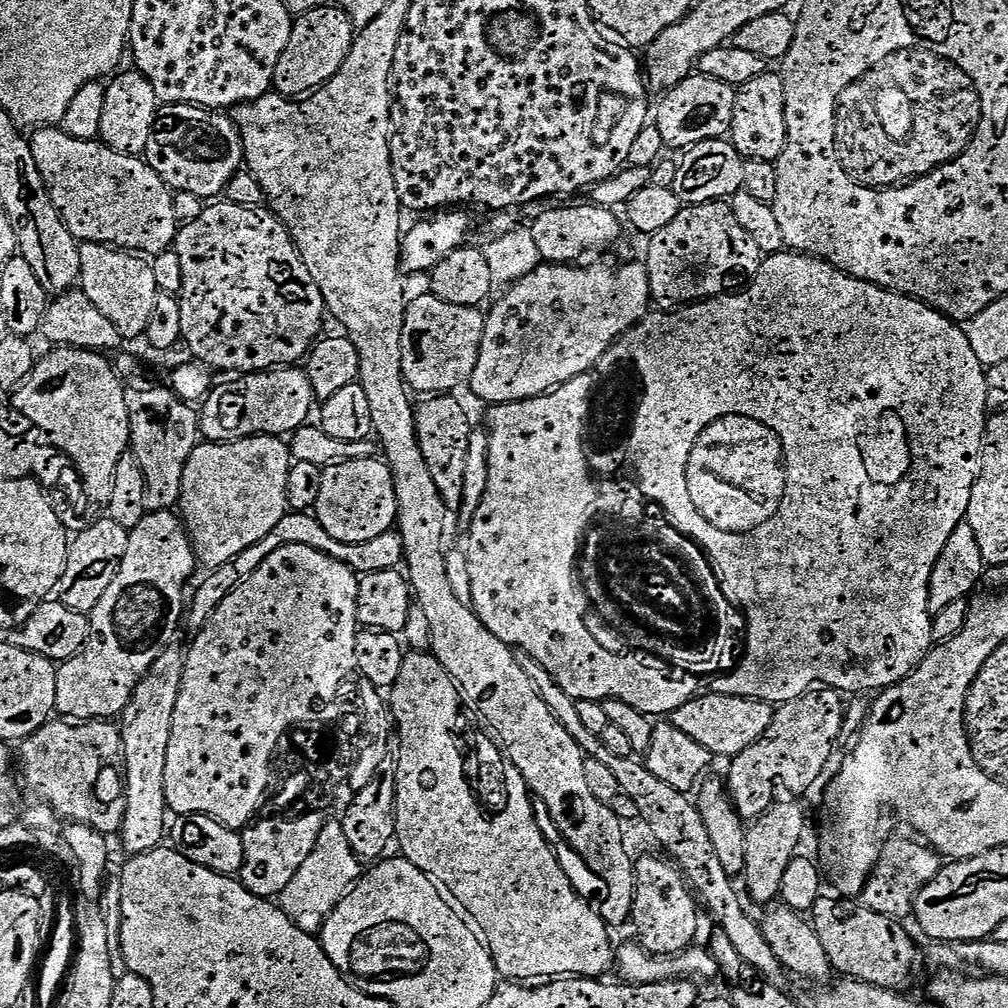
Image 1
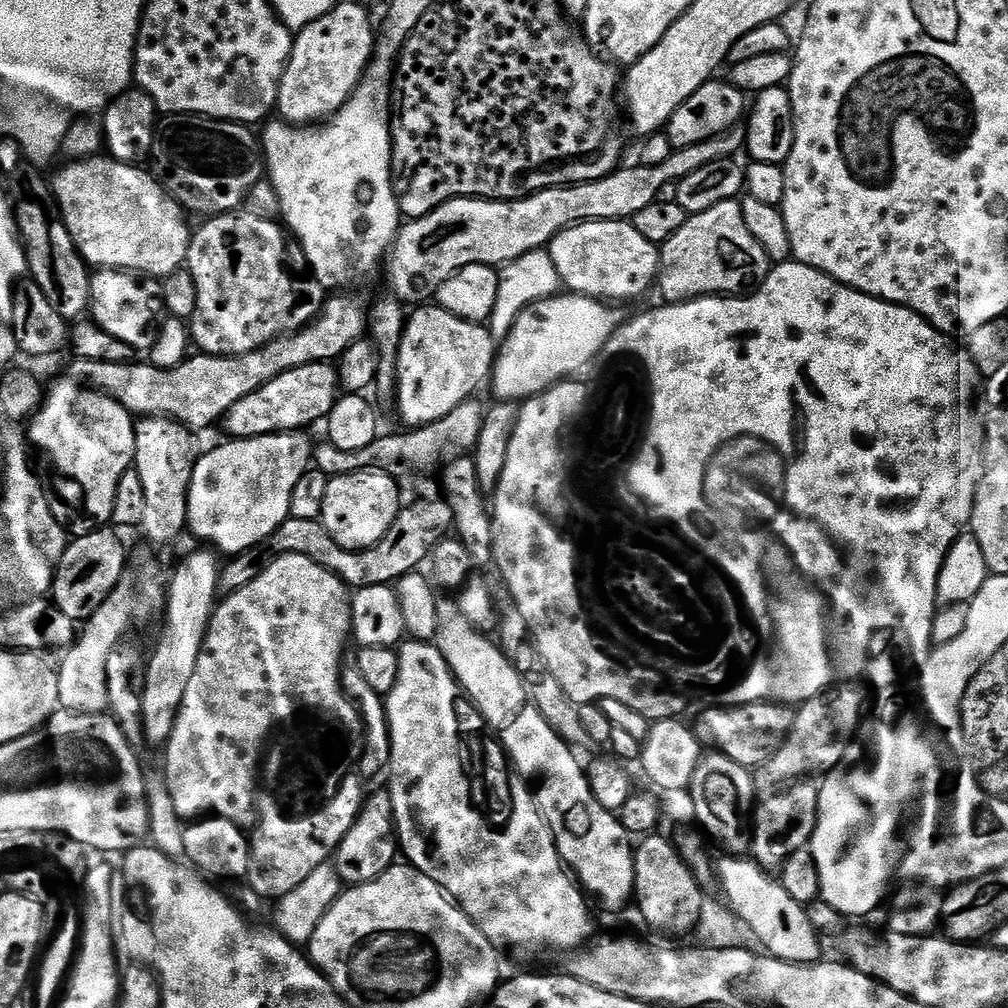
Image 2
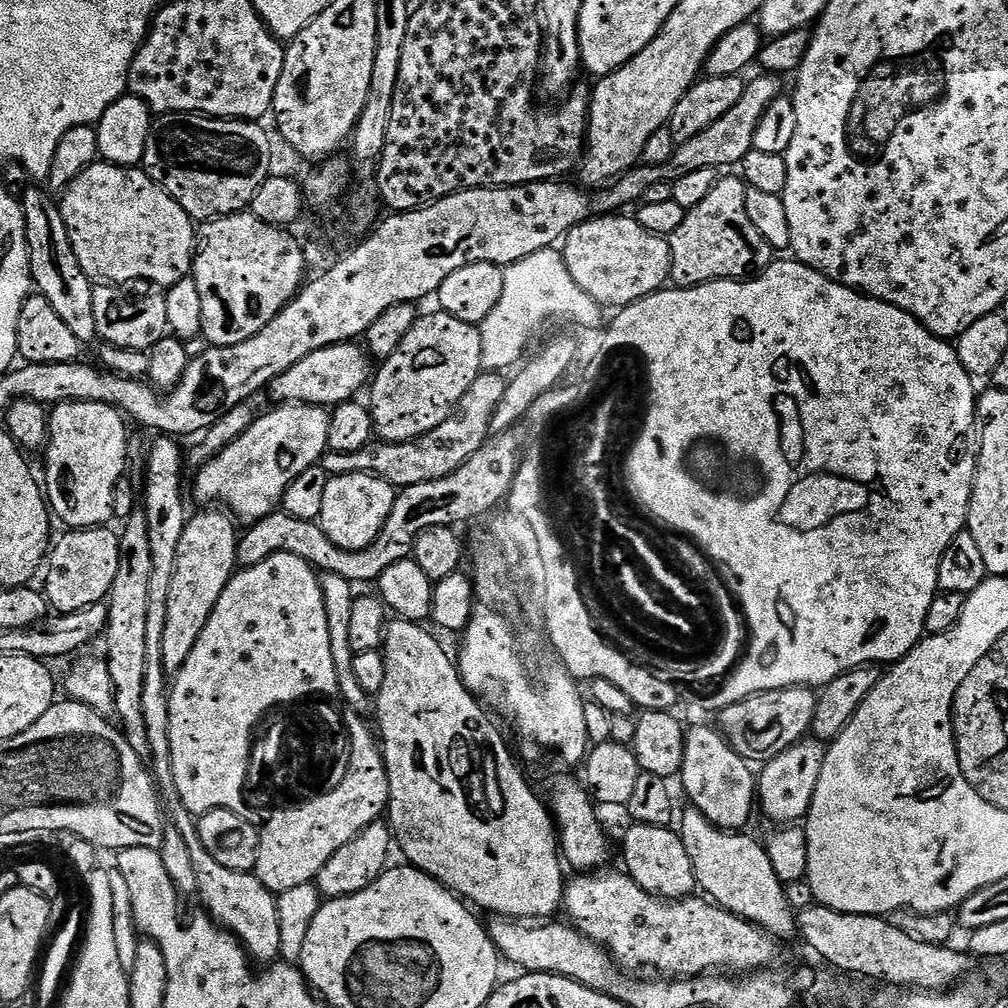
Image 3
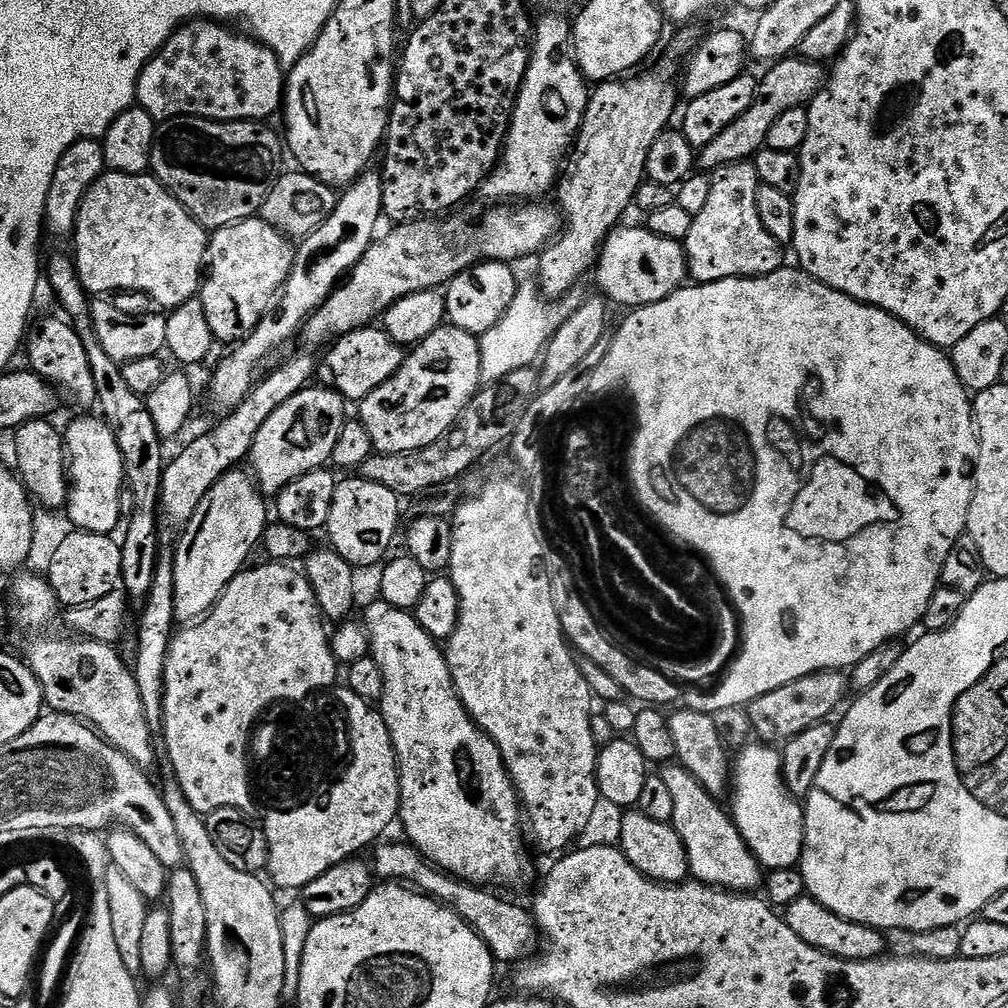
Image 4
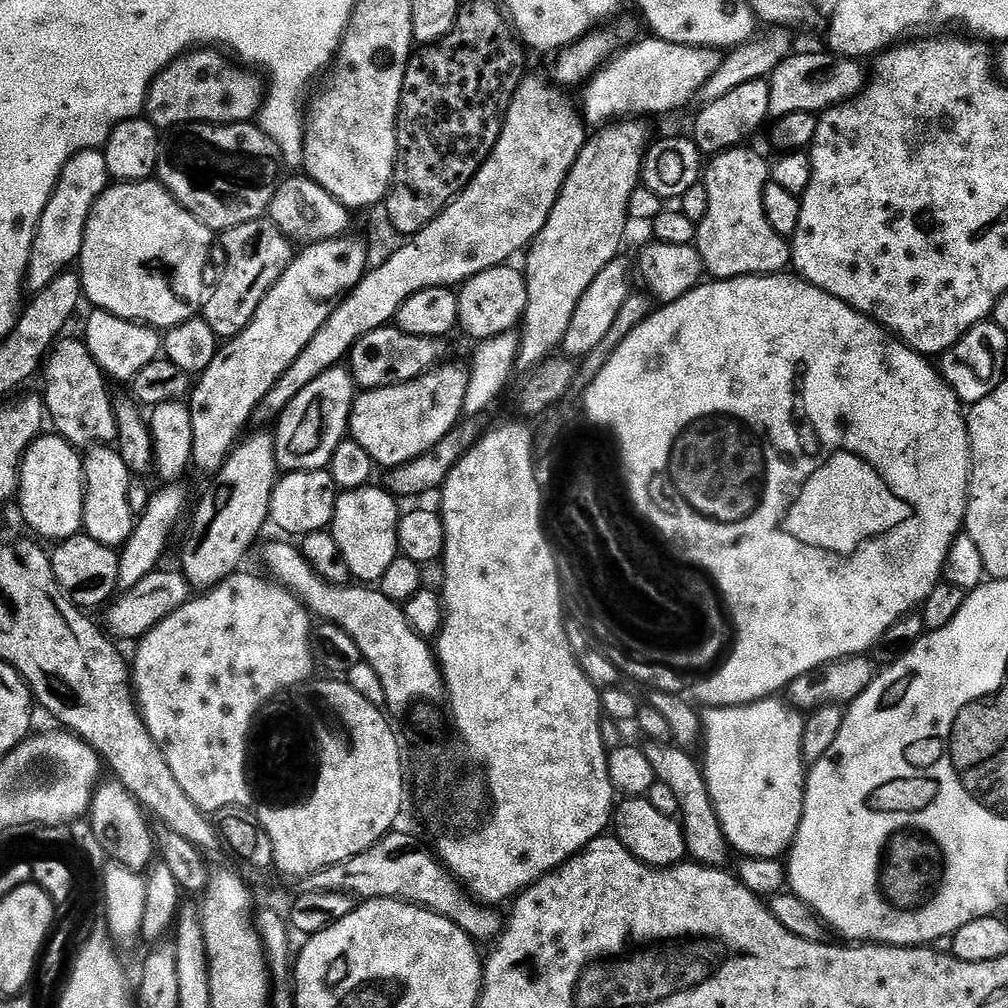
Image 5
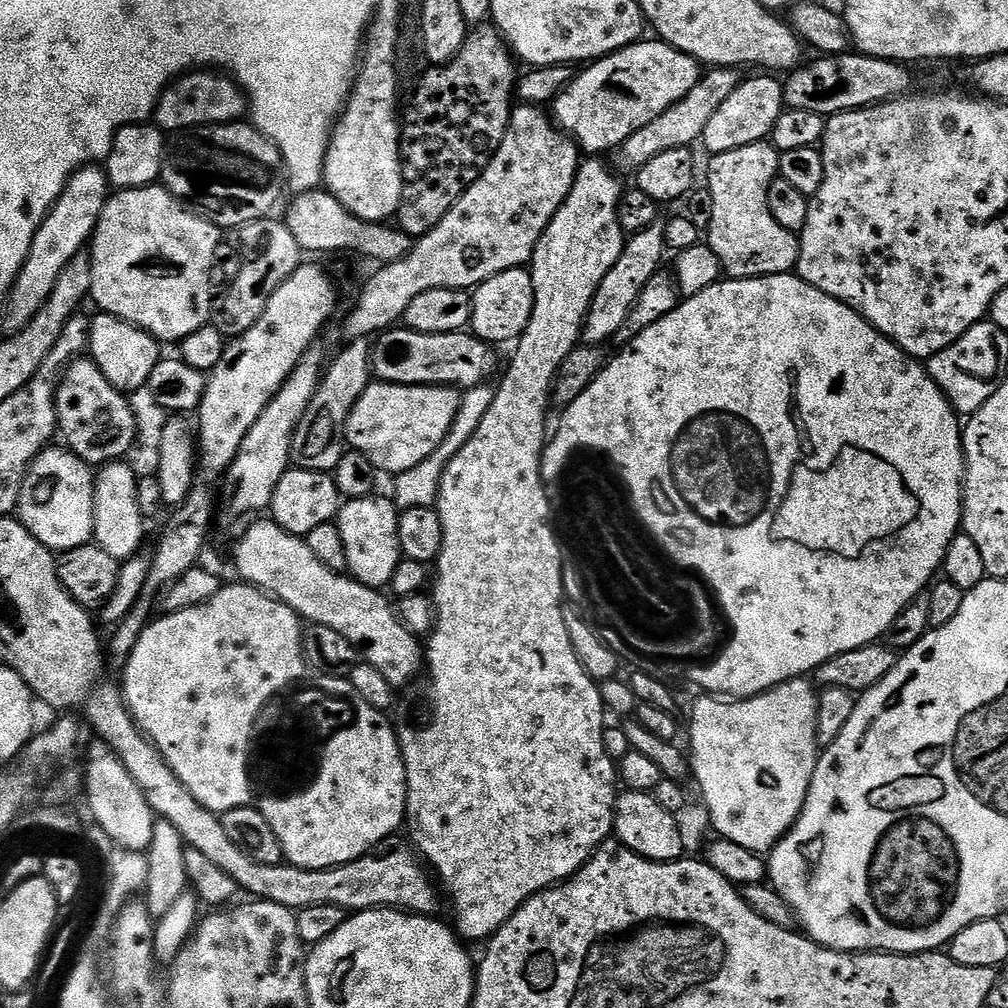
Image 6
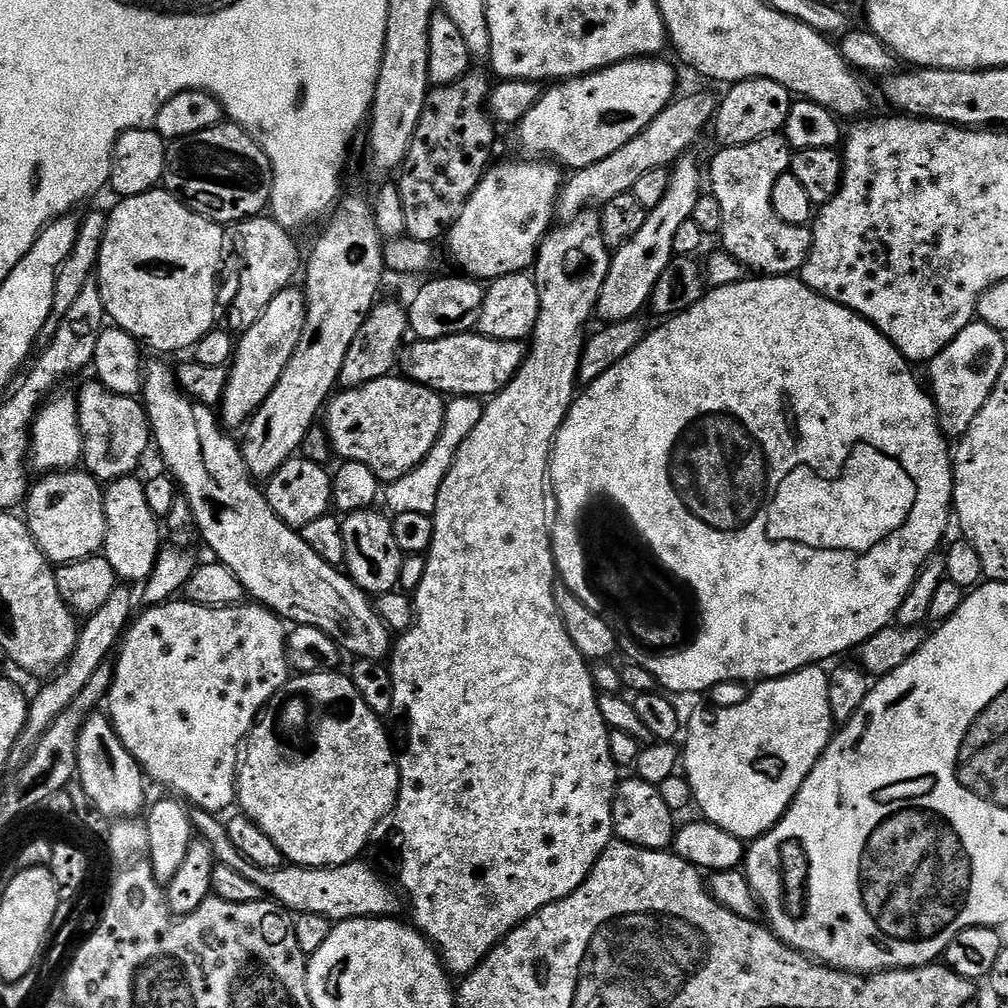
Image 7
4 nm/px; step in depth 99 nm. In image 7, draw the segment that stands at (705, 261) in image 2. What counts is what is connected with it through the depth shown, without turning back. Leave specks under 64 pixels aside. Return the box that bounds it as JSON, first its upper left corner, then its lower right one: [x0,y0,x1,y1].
[710,134,812,276]

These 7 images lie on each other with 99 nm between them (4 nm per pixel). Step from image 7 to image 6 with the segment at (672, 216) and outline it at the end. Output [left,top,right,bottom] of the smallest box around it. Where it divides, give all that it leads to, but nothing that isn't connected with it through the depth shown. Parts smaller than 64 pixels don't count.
[582,222,666,346]

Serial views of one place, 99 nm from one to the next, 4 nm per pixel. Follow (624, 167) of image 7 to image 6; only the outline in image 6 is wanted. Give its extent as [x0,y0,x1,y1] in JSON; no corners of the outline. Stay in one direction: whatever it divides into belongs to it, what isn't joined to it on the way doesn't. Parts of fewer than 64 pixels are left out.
[618,68,741,170]

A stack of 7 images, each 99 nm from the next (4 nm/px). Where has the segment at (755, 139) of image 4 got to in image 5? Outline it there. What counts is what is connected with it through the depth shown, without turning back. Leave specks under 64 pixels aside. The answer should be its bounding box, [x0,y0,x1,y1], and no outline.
[768,50,866,118]

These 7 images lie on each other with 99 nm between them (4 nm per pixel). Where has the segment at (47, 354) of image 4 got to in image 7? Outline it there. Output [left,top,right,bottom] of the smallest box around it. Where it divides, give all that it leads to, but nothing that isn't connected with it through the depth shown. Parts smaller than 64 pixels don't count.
[75,382,153,482]

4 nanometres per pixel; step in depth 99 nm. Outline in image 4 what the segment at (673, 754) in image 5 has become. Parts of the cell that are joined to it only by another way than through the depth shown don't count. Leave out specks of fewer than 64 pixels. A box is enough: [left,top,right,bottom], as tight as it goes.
[659,762,762,893]

